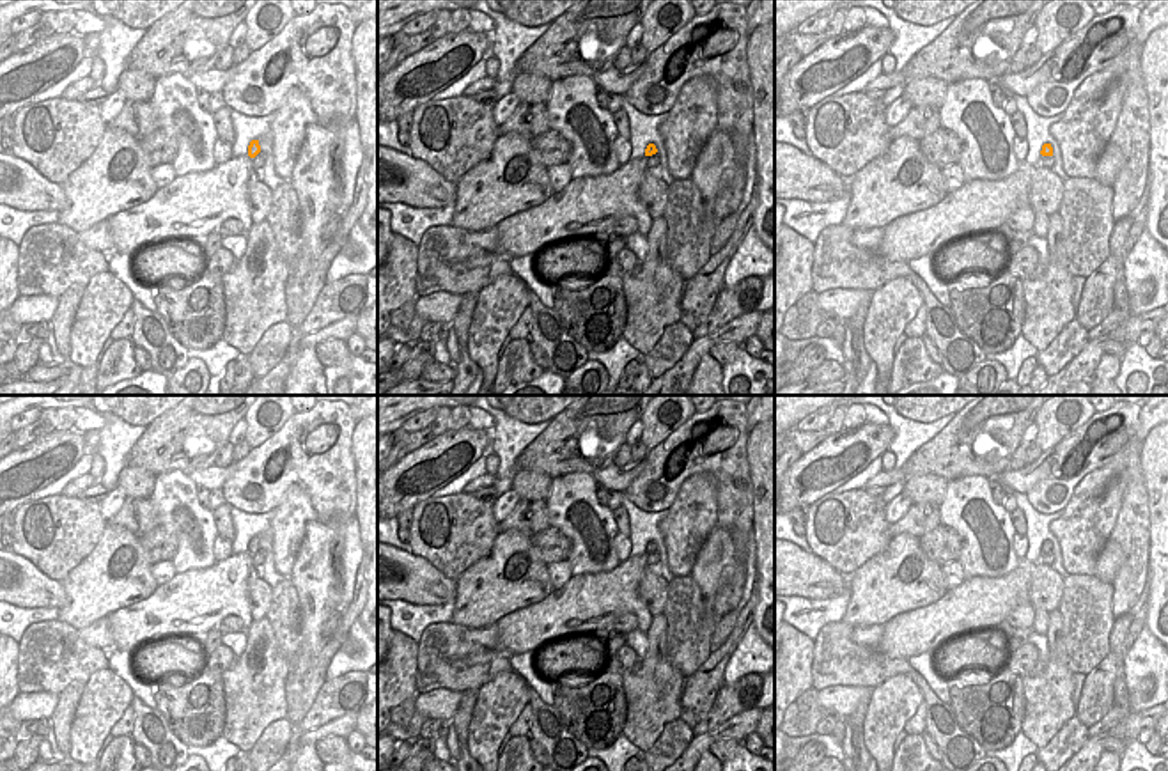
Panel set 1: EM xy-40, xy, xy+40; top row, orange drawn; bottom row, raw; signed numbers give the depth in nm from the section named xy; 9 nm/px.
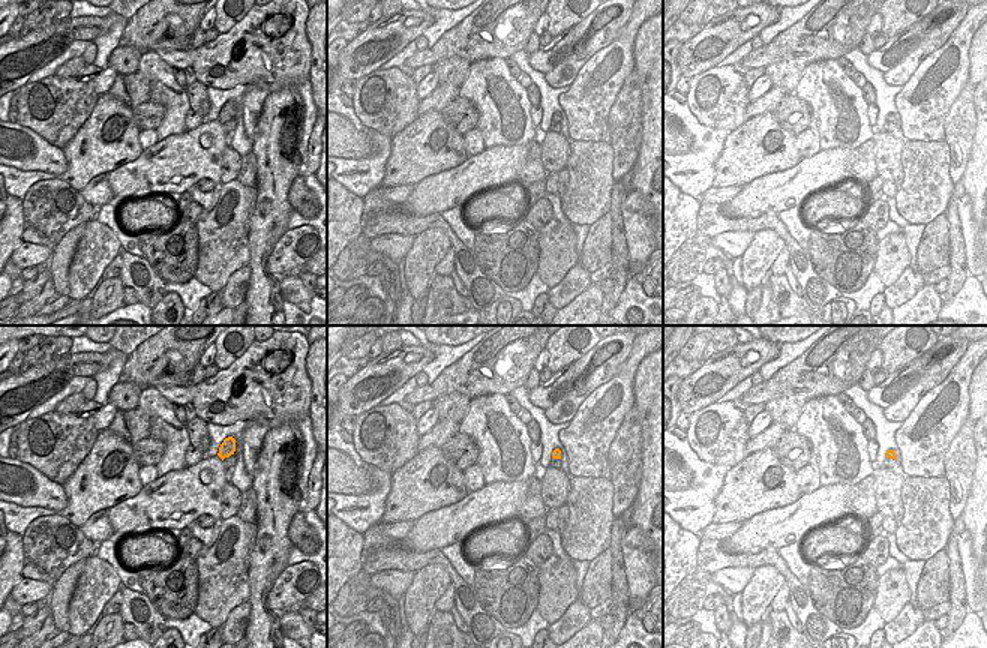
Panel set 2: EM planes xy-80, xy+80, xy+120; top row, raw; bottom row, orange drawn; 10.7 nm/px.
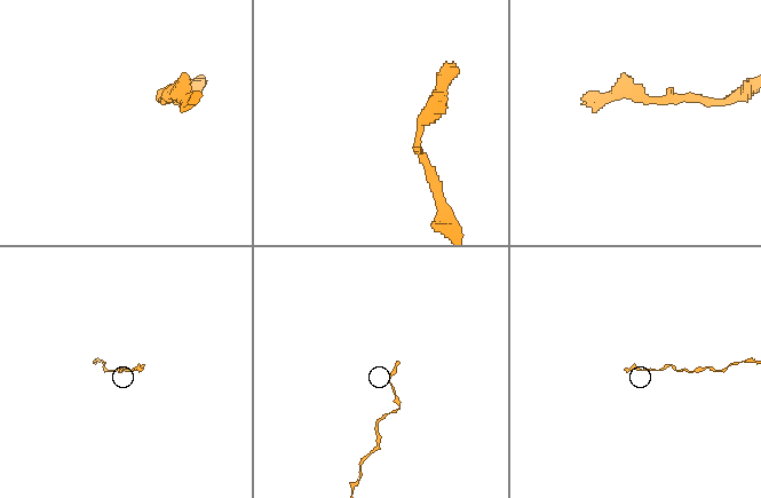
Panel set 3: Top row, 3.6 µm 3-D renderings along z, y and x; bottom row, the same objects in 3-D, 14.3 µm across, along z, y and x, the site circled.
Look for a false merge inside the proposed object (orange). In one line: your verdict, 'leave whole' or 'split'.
leave whole

